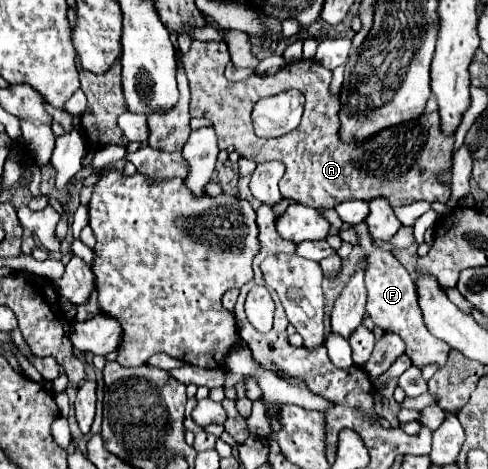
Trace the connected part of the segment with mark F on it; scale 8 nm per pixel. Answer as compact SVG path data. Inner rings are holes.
M359 222L357 226L353 226L353 230L357 232L359 246L365 250L363 270L365 270L365 286L367 286L367 316L373 320L375 326L383 328L385 332L393 332L401 336L401 340L407 346L405 354L411 358L415 368L423 370L425 366L431 366L431 364L437 368L443 368L447 362L449 344L441 342L427 330L423 316L421 316L421 308L417 304L417 292L415 292L415 282L411 274L395 258L393 252L377 246L373 238L369 238L369 228L365 222Z

